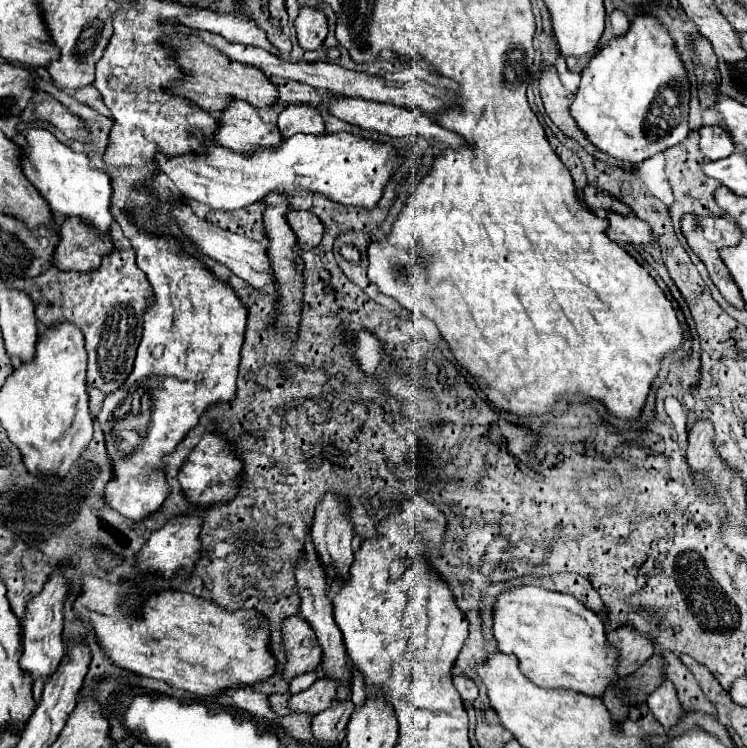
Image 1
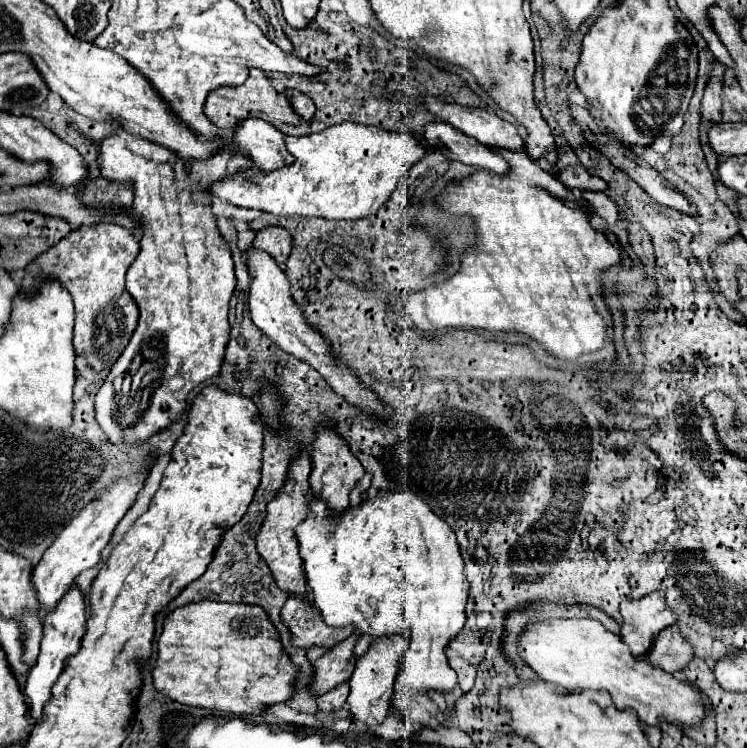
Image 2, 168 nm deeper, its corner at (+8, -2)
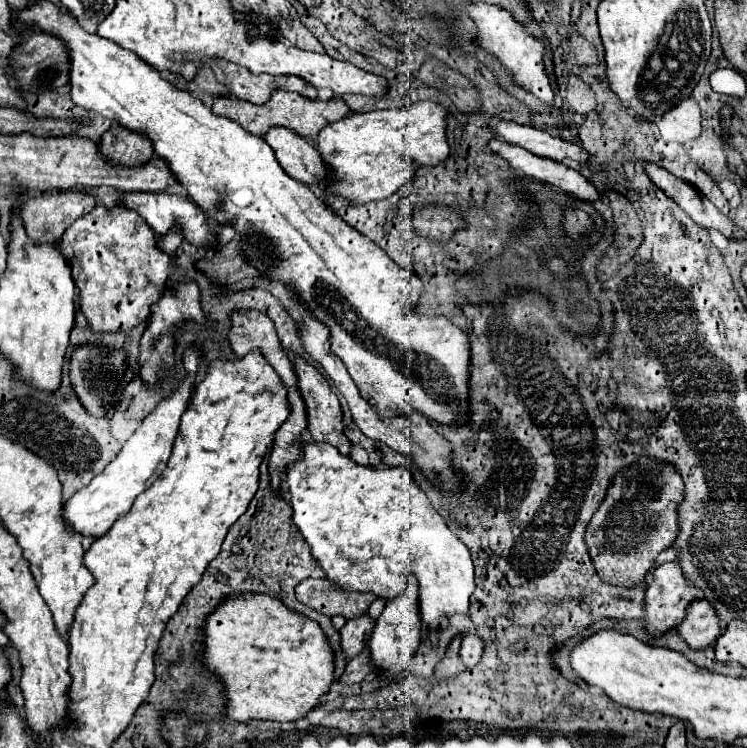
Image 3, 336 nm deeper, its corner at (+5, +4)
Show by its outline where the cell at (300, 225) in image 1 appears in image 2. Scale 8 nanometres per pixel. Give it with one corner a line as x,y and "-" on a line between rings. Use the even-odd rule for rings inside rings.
266,227
256,233
252,245
270,253
276,263
286,263
292,253
292,233
284,227

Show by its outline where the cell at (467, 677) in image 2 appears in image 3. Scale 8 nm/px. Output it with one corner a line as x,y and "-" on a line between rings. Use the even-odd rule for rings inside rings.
465,635
463,643
461,643
461,661
465,663
465,667
475,667
483,655
485,643
483,639
479,639
479,635

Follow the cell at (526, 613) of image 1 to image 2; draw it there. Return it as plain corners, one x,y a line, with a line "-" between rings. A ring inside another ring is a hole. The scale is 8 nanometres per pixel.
530,617
516,637
516,649
538,677
564,687
566,693
606,689
618,709
634,709
644,725
658,725
660,717
680,725
694,725
704,717
700,697
690,685
642,659
636,661
618,635
606,631
604,625
590,617

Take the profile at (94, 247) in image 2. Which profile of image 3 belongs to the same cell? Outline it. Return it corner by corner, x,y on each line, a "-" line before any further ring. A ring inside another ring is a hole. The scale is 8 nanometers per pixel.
97,205
87,215
79,217
61,237
59,243
61,253
65,255
67,263
71,265
75,285
79,289
79,305
87,317
87,323
95,331
129,331
137,327
143,319
149,317
151,305
157,303
159,295
163,295
163,287
169,277
169,255
163,255
159,251
159,243
155,239
155,233
143,217
137,211
131,211
123,205
117,205
115,209
105,209
103,205

